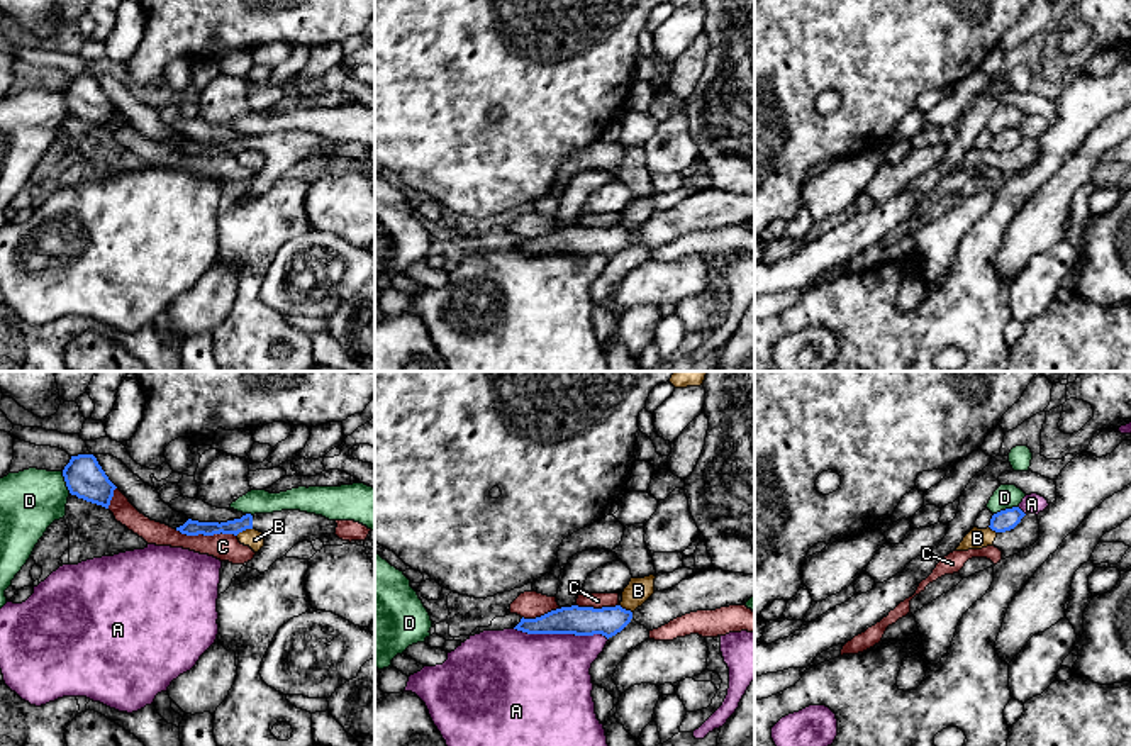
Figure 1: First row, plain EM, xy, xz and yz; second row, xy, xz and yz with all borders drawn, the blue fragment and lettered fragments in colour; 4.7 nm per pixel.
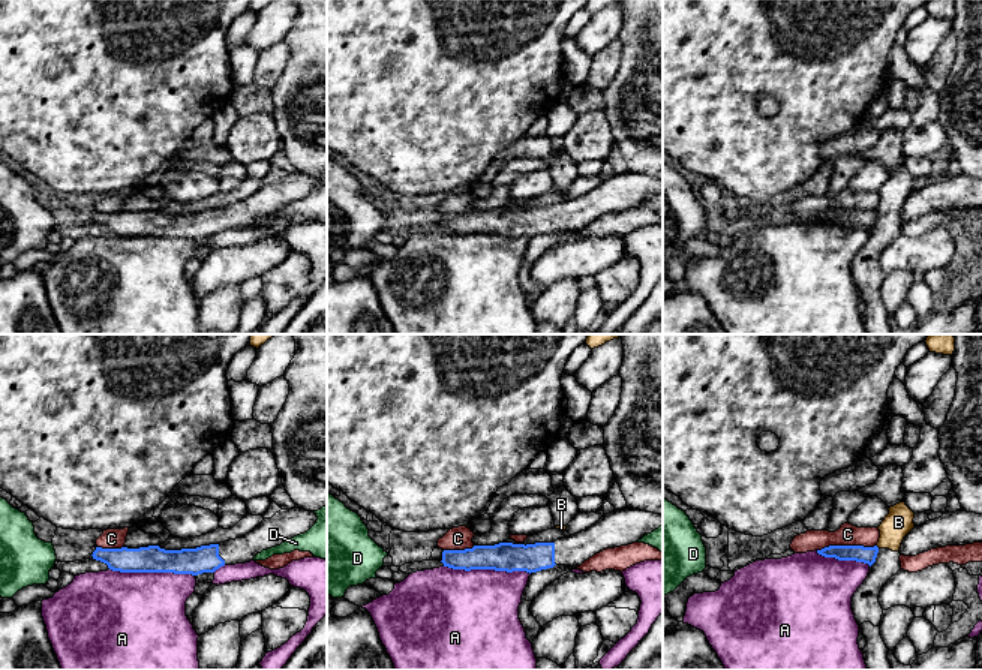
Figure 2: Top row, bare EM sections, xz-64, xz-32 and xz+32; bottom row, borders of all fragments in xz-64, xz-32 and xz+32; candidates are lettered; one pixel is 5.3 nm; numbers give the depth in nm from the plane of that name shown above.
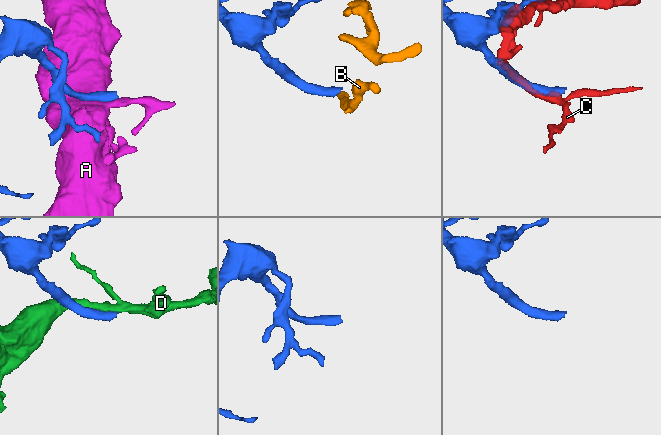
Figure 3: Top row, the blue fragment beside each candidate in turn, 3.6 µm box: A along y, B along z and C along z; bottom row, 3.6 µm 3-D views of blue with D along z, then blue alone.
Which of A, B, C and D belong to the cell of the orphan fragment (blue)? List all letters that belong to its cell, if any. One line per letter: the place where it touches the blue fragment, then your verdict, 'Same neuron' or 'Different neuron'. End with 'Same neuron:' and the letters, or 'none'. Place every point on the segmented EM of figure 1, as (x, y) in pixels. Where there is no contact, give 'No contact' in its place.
A: Touches blue at xz (562, 633). Different neuron
B: Touches blue at xy (243, 529). Different neuron
C: Touches blue at xy (206, 534). Different neuron
D: Touches blue at yz (1006, 509). Different neuron
Same neuron: none

